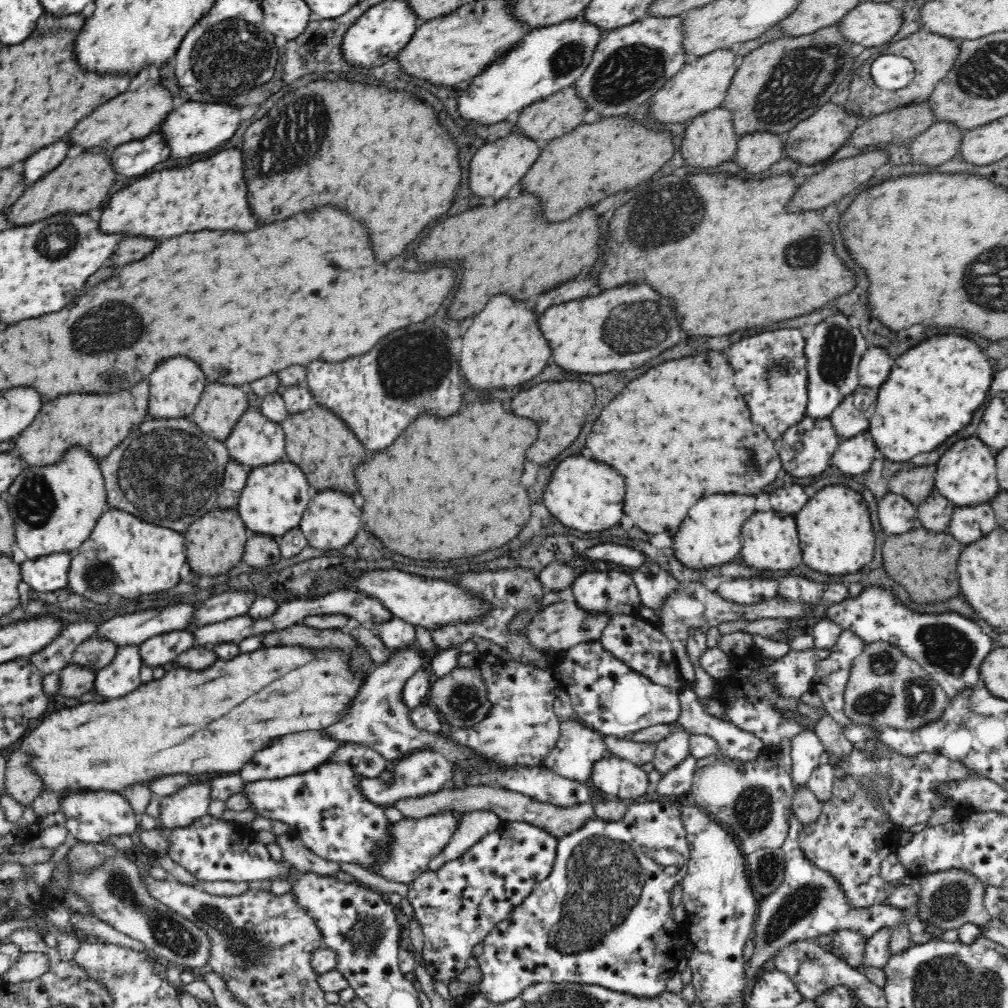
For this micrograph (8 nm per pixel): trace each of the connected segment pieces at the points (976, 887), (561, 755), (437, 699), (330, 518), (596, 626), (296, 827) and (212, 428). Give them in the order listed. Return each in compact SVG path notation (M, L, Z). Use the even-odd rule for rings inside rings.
M952 868L924 874L918 878L920 902L914 908L923 922L935 924L943 930L957 928L972 923L978 926L988 924L989 914L983 903L987 885L969 870Z
M570 718L560 722L560 736L556 746L542 758L542 765L564 778L585 782L591 777L595 762L612 756L606 746L604 735L586 725L580 718Z
M458 666L443 678L435 678L430 690L429 704L446 716L452 729L474 726L484 720L490 710L490 702L487 702L487 689L478 666Z
M322 488L322 490L317 490L316 494L310 498L298 527L305 534L310 547L321 548L322 550L328 548L338 550L348 545L348 542L360 530L360 524L362 524L360 516L362 516L362 512L356 508L350 494L344 494L340 490Z
M569 598L547 605L536 613L527 628L527 637L534 648L551 648L555 652L564 651L572 646L600 640L602 631L608 626L612 617L608 613L586 611L574 598Z
M334 760L334 762L329 761L318 765L304 774L245 783L243 792L251 802L251 808L257 816L288 825L291 829L288 833L296 835L302 844L316 856L337 863L360 864L362 868L366 869L368 864L376 860L380 848L384 848L391 824L384 815L384 809L370 802L362 794L359 787L359 780L362 778L347 762Z
M210 382L189 417L204 434L224 442L248 406L240 386Z

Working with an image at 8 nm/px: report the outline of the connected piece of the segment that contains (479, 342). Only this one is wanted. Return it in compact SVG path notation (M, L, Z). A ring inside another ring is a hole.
M498 294L480 314L474 316L472 326L462 336L460 368L474 388L512 388L538 376L546 368L550 356L552 350L538 328L534 308L526 302L516 302L508 294Z

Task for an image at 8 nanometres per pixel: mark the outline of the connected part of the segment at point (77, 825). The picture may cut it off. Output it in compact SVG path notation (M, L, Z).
M66 788L60 794L59 810L64 813L65 828L69 835L78 841L98 843L108 836L136 834L139 830L139 817L129 800L122 793L110 790Z

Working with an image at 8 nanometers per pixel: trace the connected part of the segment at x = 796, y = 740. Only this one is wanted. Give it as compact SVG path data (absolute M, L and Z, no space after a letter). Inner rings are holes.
M804 729L791 740L793 786L804 786L812 771L828 763L827 750L813 730Z

